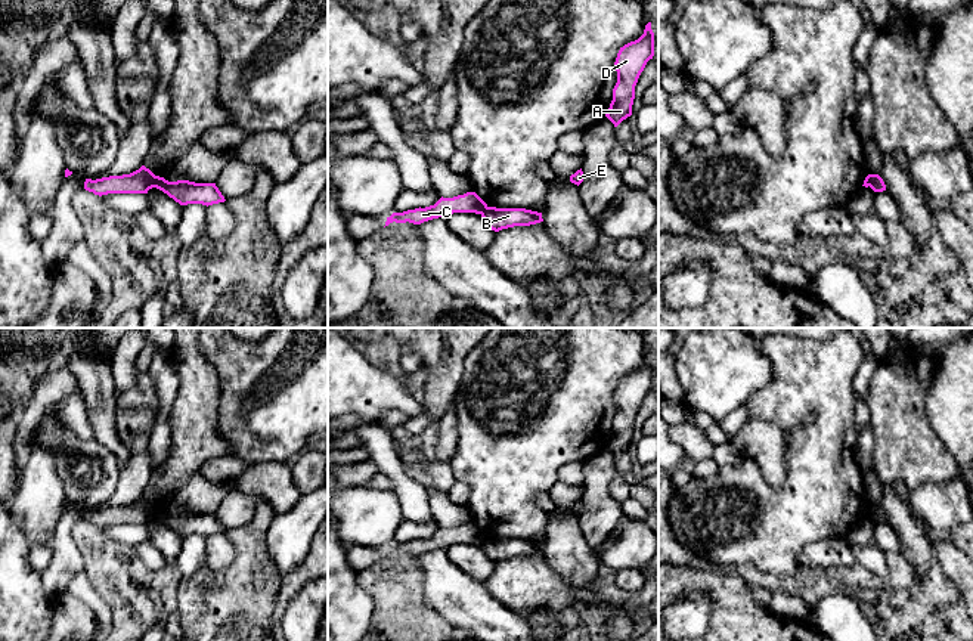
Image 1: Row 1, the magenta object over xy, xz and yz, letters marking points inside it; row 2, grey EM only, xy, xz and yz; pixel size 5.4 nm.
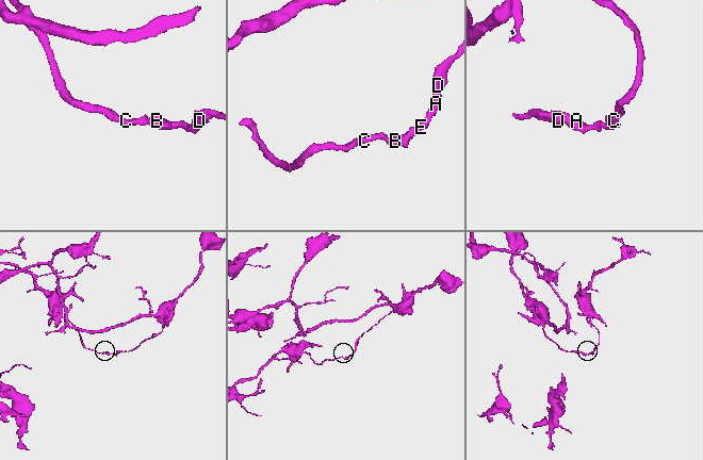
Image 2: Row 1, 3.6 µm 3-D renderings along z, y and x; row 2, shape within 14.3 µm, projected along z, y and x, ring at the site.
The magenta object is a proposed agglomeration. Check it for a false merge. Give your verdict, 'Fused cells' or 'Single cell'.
Fused cells

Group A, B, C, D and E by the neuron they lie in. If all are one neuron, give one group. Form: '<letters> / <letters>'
A B D E / C

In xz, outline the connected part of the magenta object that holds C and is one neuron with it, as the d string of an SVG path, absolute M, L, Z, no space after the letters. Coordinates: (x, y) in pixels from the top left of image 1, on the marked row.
M467 192L453 198L440 198L434 205L425 208L408 210L403 213L393 213L387 217L385 226L390 223L413 223L421 224L424 222L449 217L453 213L475 213L481 214L487 208L487 204L475 193Z

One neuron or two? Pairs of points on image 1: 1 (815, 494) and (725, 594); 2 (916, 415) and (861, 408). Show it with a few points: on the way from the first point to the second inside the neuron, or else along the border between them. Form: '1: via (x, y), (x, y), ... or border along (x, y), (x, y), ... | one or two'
1: border along (712, 566), (737, 570) | two
2: border along (865, 402), (870, 411), (870, 423) | two

